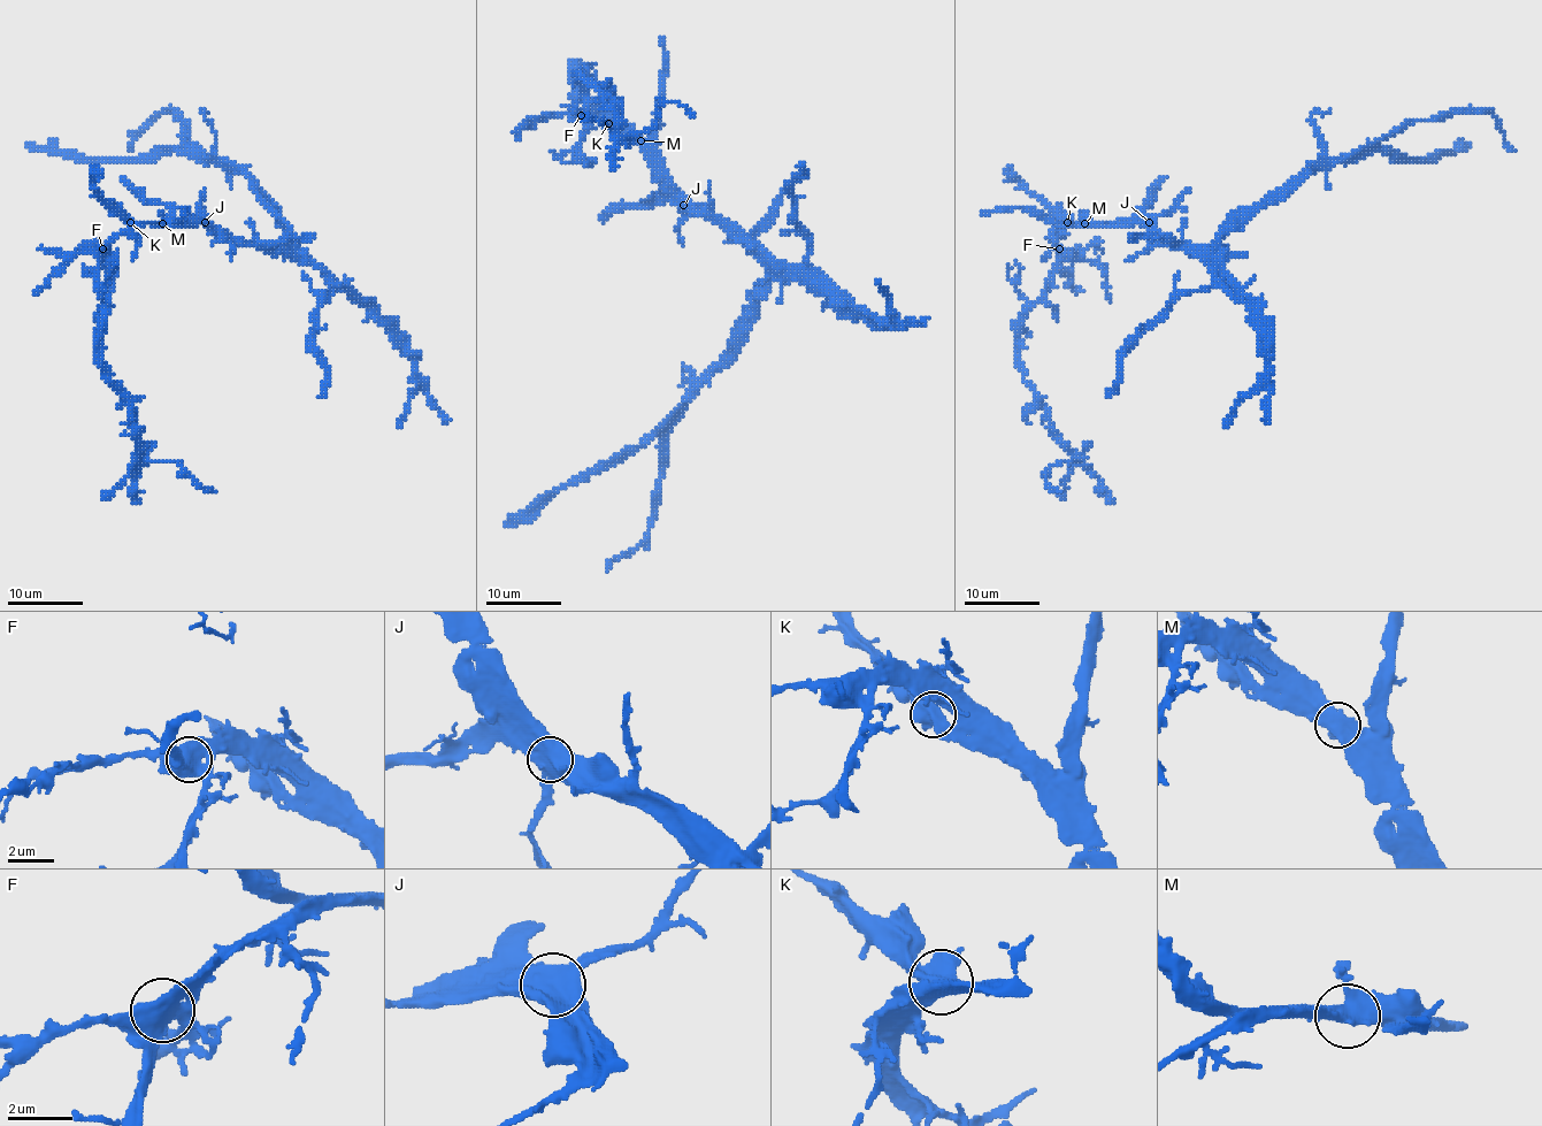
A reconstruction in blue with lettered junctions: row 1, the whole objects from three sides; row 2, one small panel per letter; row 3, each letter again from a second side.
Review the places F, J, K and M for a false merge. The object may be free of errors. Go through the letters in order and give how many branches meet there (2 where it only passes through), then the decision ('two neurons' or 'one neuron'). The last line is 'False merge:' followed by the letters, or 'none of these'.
F: 3 branches meet; one neuron
J: 3 branches meet; one neuron
K: 3 branches meet; one neuron
M: 3 branches meet; one neuron
False merge: none of these

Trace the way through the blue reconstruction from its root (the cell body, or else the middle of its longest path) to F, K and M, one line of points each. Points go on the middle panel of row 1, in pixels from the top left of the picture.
F: (689, 201), (670, 176), (610, 120), (598, 114), (582, 116)
K: (689, 201), (635, 140), (619, 135), (608, 123)
M: (689, 201), (674, 186), (668, 171), (641, 140)

